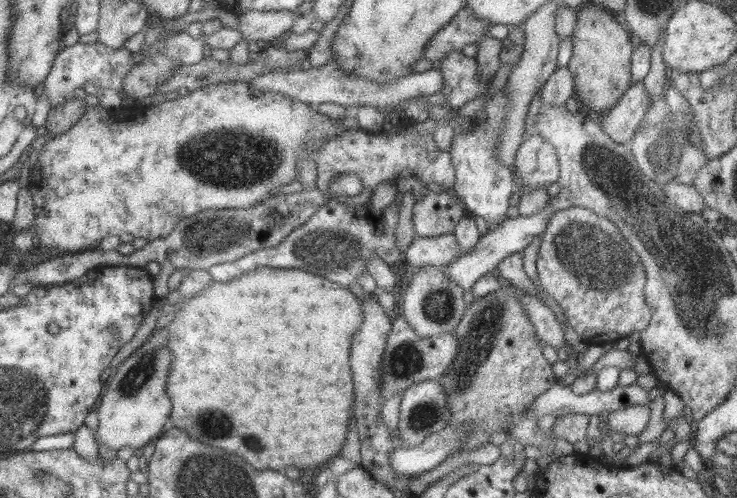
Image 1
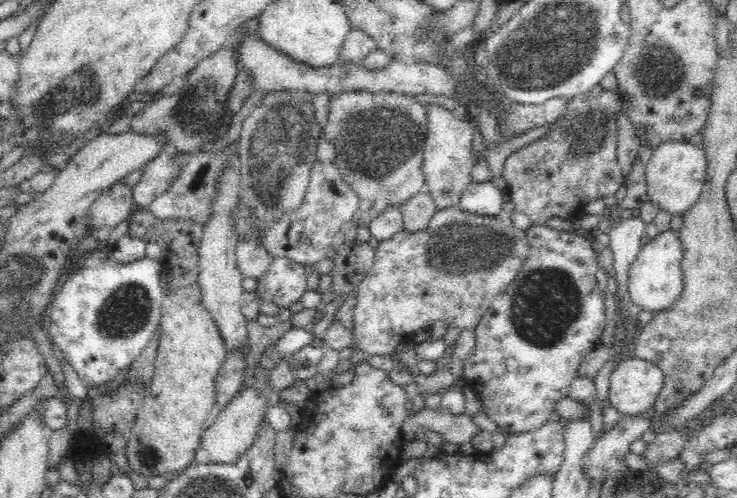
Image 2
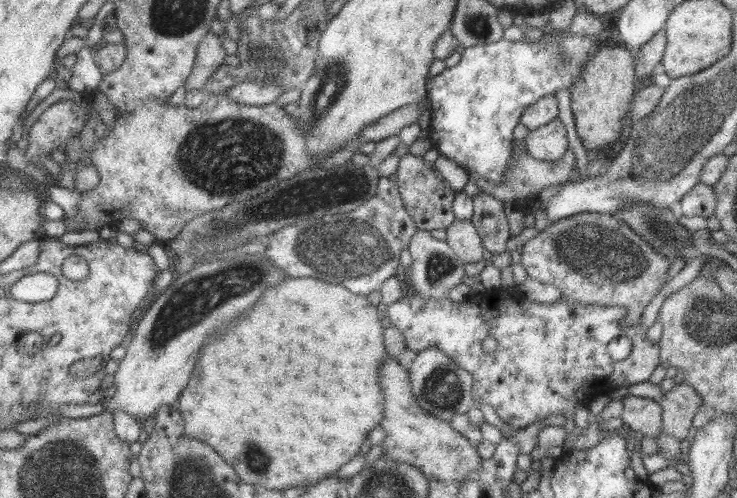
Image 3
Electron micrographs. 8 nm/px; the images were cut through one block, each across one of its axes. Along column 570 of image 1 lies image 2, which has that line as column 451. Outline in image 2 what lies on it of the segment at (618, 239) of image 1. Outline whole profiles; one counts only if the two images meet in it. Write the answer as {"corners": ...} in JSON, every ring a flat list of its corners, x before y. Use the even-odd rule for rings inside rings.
{"corners":[[450,207,445,209,437,209,428,226,416,232,408,232,402,228,400,232,396,232,390,240,380,240,375,248,375,261,373,267,368,271,368,274,362,279,360,288,357,290,357,302,354,308,354,328,353,332,356,335,356,343,358,349,365,353,365,356,394,356,395,351,406,342,412,342,419,330,431,329,434,324,445,323,447,328,456,327,459,332,472,331,475,332,478,324,484,318,484,314,488,312,492,300,506,291,510,282,516,278,519,270,522,268,524,261,528,258,530,252,530,243,527,239,527,231,523,231,515,227,510,220,510,215,503,213,496,216,482,216,466,212,458,207]]}

